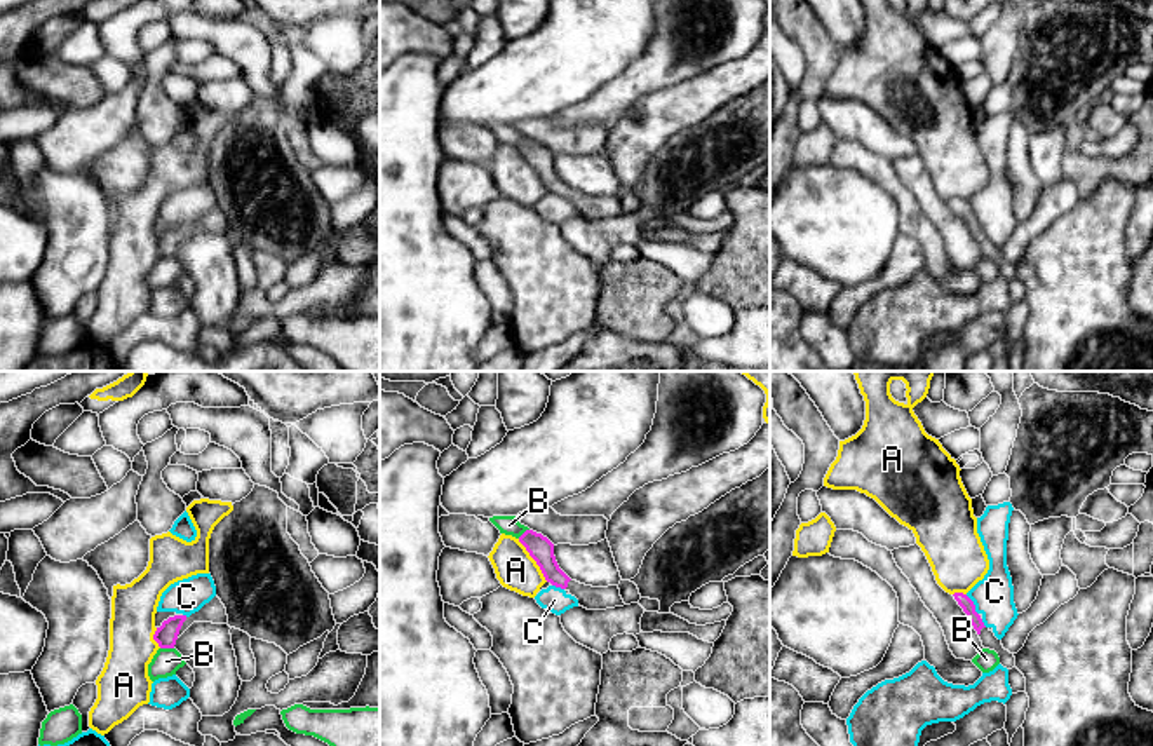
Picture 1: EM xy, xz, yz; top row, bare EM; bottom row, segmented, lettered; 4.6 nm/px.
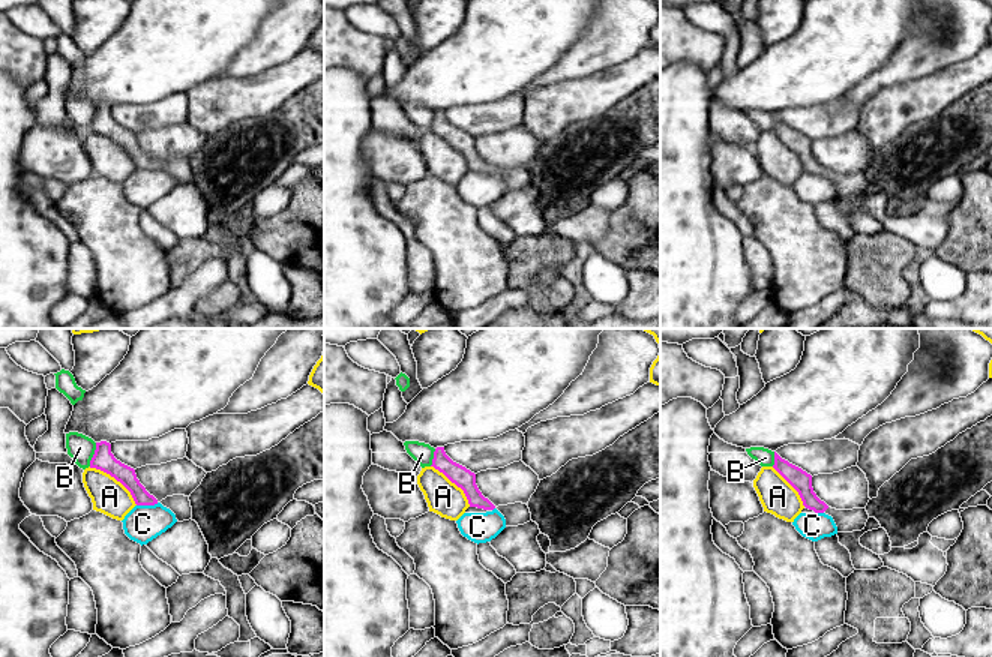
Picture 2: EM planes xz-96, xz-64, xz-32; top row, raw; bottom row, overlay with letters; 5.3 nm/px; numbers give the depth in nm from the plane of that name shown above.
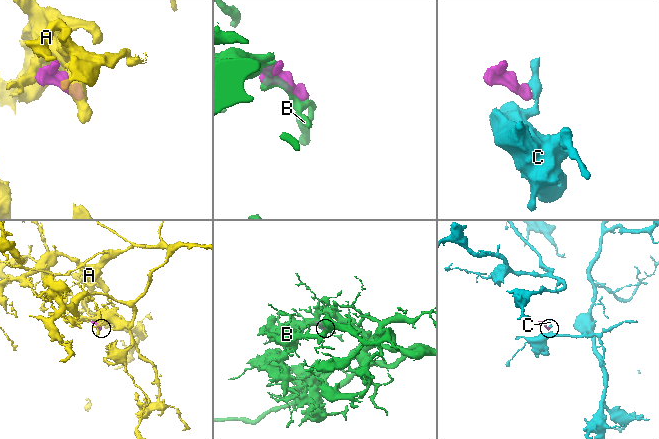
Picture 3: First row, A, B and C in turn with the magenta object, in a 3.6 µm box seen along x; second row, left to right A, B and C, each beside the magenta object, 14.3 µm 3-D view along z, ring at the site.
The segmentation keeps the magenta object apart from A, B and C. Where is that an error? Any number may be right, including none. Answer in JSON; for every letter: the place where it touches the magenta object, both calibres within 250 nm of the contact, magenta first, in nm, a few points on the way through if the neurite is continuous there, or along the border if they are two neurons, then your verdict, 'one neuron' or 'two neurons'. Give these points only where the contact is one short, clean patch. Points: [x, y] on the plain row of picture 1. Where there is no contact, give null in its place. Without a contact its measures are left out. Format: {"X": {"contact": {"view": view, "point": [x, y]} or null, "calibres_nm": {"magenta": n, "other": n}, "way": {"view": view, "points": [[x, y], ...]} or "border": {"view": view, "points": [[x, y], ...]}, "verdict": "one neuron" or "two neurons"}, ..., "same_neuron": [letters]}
{"A": {"contact": {"view": "xz", "point": [533, 168]}, "calibres_nm": {"magenta": 110, "other": 190}, "verdict": "two neurons"}, "B": {"contact": {"view": "xy", "point": [168, 257]}, "calibres_nm": {"magenta": 100, "other": 120}, "verdict": "two neurons"}, "C": {"contact": {"view": "yz", "point": [974, 215]}, "calibres_nm": {"magenta": 60, "other": 190}, "border": {"view": "yz", "points": [[965, 204], [977, 223]]}, "verdict": "two neurons"}, "same_neuron": []}

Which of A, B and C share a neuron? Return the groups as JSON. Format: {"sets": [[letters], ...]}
{"sets": [["A"], ["B"], ["C"]]}

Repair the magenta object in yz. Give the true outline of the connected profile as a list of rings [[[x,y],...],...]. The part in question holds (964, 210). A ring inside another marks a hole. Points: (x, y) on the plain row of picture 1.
[[[954,202],[953,204],[954,209],[958,211],[958,214],[963,218],[963,221],[967,223],[970,234],[974,235],[974,239],[977,241],[982,256],[995,260],[1000,267],[1000,274],[1007,279],[1015,277],[1015,267],[1014,263],[1010,263],[1008,260],[1003,258],[1001,249],[998,249],[995,246],[995,242],[984,235],[981,225],[975,221],[975,214],[974,211],[963,204],[963,202]]]

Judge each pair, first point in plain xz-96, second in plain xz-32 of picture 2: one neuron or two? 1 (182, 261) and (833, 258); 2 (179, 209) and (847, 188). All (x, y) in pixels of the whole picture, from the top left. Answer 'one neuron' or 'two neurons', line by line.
1: two neurons
2: two neurons

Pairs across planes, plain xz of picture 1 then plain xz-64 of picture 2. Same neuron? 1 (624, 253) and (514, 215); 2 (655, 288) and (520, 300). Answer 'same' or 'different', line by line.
1: same
2: different

